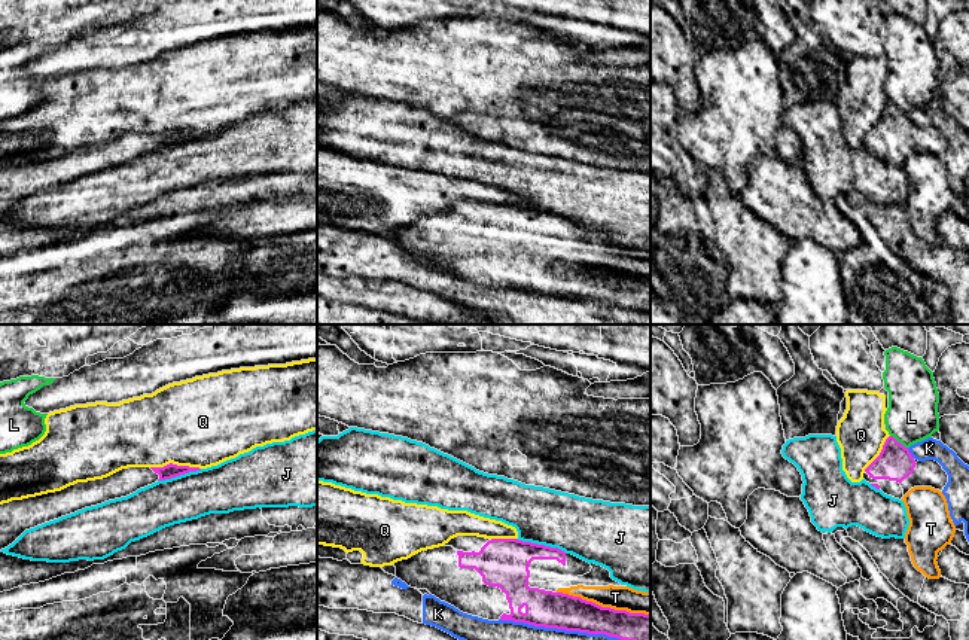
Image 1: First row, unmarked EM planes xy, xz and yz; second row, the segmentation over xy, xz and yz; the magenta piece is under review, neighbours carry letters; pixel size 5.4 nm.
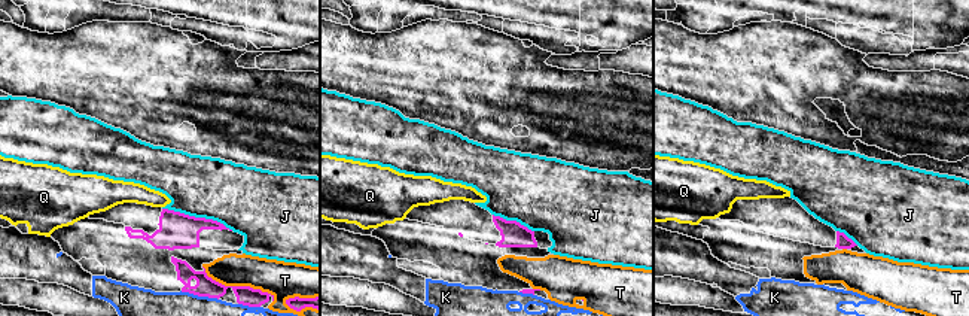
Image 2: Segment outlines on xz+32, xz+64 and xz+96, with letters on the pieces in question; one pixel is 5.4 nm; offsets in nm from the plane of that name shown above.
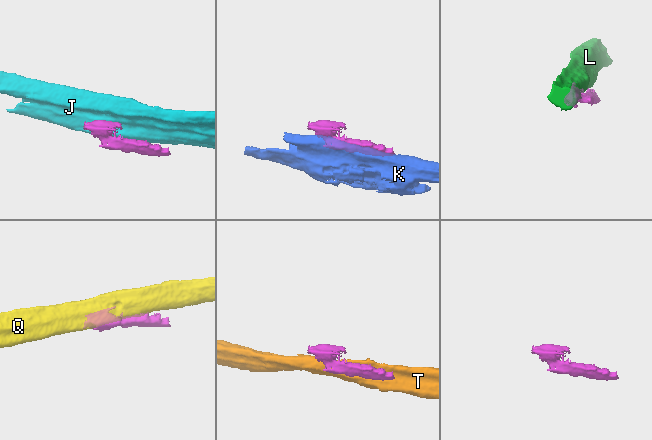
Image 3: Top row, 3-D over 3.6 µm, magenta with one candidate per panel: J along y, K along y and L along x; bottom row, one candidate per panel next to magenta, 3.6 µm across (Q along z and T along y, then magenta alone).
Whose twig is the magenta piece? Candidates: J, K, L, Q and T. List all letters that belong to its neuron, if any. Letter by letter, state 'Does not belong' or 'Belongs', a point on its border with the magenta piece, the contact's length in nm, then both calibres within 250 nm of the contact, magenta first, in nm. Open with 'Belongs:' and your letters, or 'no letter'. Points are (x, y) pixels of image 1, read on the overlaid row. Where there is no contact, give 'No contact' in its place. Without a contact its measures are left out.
Belongs: no letter
J: Does not belong. Touches magenta at xz (542, 545). Shared border 280 nm. Thickness 260 nm (magenta) against 320 nm
K: Does not belong. Touches magenta at xz (561, 628). Shared border 650 nm. Thickness 200 nm (magenta) against 100 nm
L: Does not belong. Touches magenta at yz (899, 442). Shared border 120 nm. Thickness 190 nm (magenta) against 280 nm
Q: Does not belong. Touches magenta at xy (176, 465). Shared border 280 nm. Thickness 80 nm (magenta) against 480 nm
T: Does not belong. Touches magenta at xz (603, 608). Shared border 500 nm. Thickness 190 nm (magenta) against 130 nm

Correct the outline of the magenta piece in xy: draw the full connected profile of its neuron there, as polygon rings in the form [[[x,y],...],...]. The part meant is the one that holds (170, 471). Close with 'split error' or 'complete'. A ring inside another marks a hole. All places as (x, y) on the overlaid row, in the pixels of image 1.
[[[167,464],[164,467],[128,467],[107,478],[77,482],[61,491],[0,505],[0,551],[25,530],[74,513],[85,508],[127,497],[158,481],[171,479],[199,467]]] | split error

